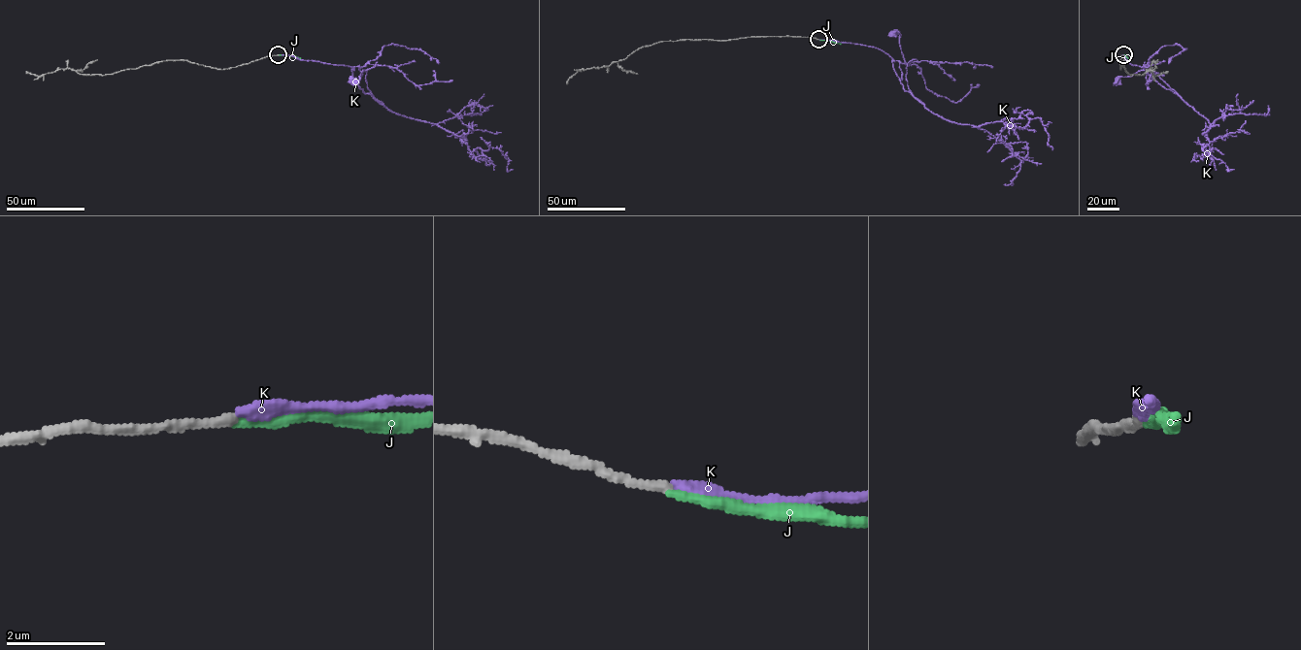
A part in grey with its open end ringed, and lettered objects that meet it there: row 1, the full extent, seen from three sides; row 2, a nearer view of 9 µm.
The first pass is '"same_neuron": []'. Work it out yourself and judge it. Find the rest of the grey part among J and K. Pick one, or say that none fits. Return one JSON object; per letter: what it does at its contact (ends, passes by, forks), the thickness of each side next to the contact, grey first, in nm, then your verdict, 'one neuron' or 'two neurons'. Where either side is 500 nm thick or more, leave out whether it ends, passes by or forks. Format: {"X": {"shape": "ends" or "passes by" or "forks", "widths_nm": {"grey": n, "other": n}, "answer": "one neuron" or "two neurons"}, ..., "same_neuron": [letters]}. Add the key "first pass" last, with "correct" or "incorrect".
{"J": {"shape": "ends", "widths_nm": {"grey": 180, "other": 200}, "answer": "two neurons"}, "K": {"shape": "ends", "widths_nm": {"grey": 180, "other": 260}, "answer": "one neuron"}, "same_neuron": ["K"], "first pass": "incorrect"}

